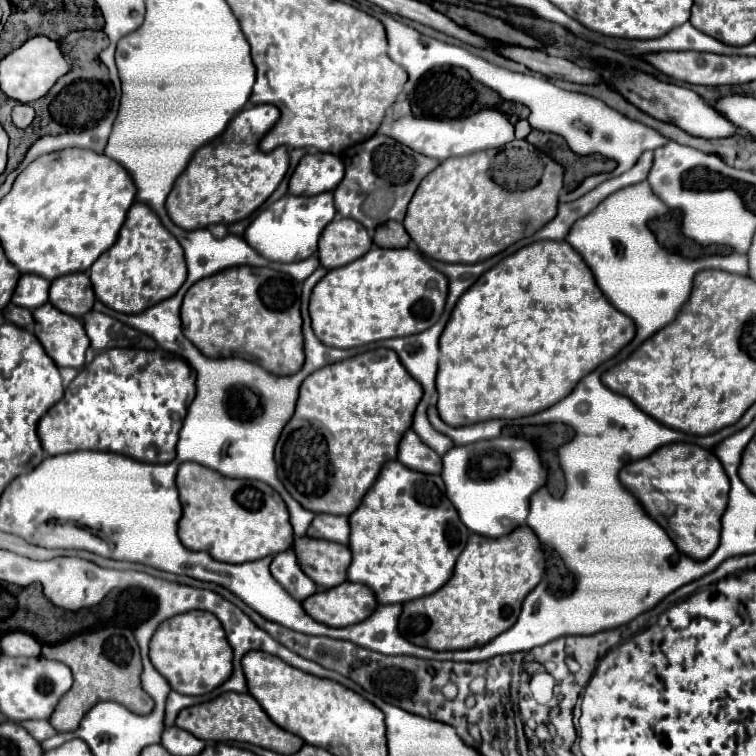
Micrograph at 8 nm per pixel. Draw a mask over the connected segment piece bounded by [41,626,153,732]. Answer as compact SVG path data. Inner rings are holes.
M109 626L109 628L101 628L97 632L79 634L61 644L43 646L41 656L63 662L73 672L71 690L59 700L53 716L49 718L51 726L57 732L71 732L73 728L77 728L77 724L81 722L85 712L101 700L119 702L135 714L149 714L153 710L153 700L149 698L149 694L143 692L141 682L139 682L139 674L141 674L143 666L141 666L139 646L129 628Z

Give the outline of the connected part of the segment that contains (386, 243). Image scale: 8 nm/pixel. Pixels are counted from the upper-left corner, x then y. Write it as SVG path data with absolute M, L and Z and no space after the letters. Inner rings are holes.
M385 222L381 224L377 230L375 230L375 236L373 236L373 242L375 246L381 246L381 248L405 248L409 244L409 234L405 232L403 224L401 222Z

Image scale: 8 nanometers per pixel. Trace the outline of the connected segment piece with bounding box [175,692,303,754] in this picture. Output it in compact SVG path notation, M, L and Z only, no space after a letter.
M223 692L219 698L213 698L211 702L203 702L199 706L181 710L175 724L183 730L189 730L193 736L201 740L217 740L217 742L219 740L241 740L241 742L249 742L249 744L279 752L279 754L295 754L303 744L299 736L273 724L273 720L263 712L263 708L257 704L257 700L251 694Z

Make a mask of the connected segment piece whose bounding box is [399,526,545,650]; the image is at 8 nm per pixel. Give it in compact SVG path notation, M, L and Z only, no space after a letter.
M519 526L501 538L471 534L465 550L457 558L451 580L435 594L403 604L399 616L401 634L409 642L431 650L465 650L491 642L517 622L525 596L543 576L545 556L539 546L529 526Z

